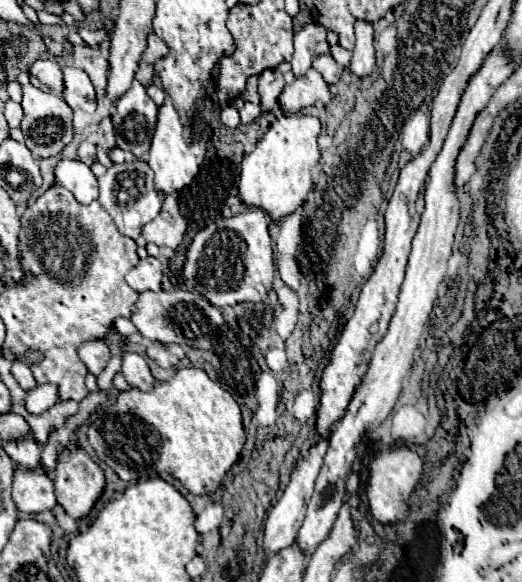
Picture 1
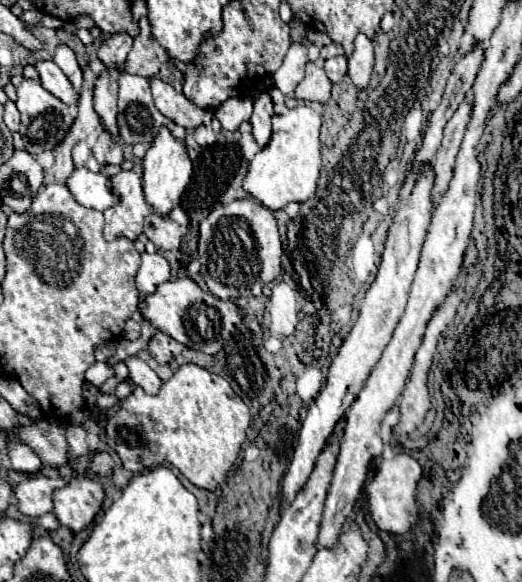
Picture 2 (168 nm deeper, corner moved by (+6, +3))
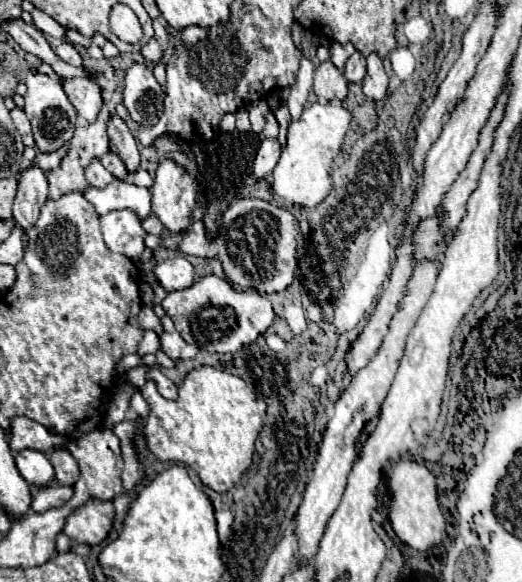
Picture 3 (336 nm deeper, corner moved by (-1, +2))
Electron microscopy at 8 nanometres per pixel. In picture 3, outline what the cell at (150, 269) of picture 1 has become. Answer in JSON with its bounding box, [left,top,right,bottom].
[145,256,195,292]

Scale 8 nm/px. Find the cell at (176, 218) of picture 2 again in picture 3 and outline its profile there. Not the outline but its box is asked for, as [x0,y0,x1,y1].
[179,222,211,258]

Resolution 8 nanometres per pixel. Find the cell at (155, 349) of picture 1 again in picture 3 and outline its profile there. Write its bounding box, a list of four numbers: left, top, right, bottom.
[161,314,185,360]

